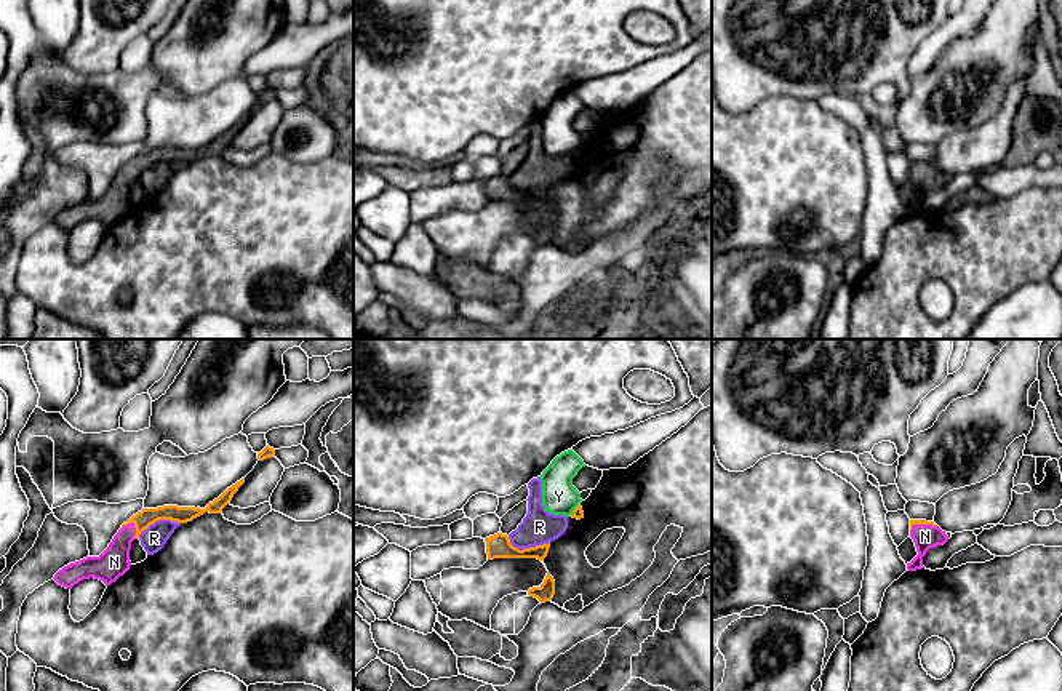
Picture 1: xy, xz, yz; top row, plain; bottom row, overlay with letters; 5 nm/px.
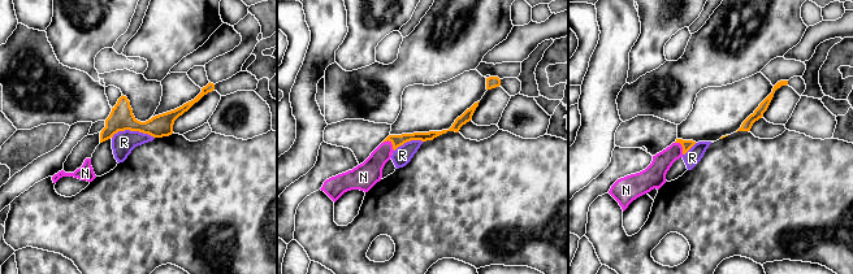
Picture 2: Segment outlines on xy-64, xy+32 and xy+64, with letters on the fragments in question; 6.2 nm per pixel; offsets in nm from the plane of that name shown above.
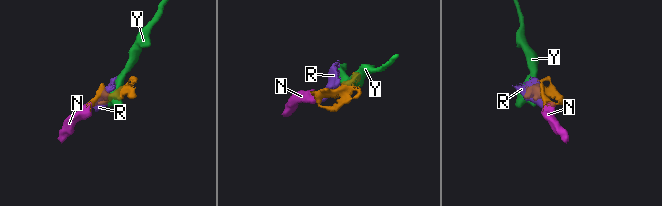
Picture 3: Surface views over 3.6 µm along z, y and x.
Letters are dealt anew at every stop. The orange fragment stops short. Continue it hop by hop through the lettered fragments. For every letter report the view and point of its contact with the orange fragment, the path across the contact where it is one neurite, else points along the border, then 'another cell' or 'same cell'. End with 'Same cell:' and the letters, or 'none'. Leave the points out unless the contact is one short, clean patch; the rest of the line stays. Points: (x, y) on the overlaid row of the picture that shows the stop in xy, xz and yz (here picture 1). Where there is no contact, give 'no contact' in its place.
N: contact xy (131, 522); way xy (146, 517), (139, 522), (131, 522), (114, 562); same cell
R: contact xz (527, 549); border xz (507, 536), (520, 549), (541, 546), (549, 541); another cell
Y: contact xz (574, 509); border xz (578, 504), (570, 514); another cell
Same cell: N

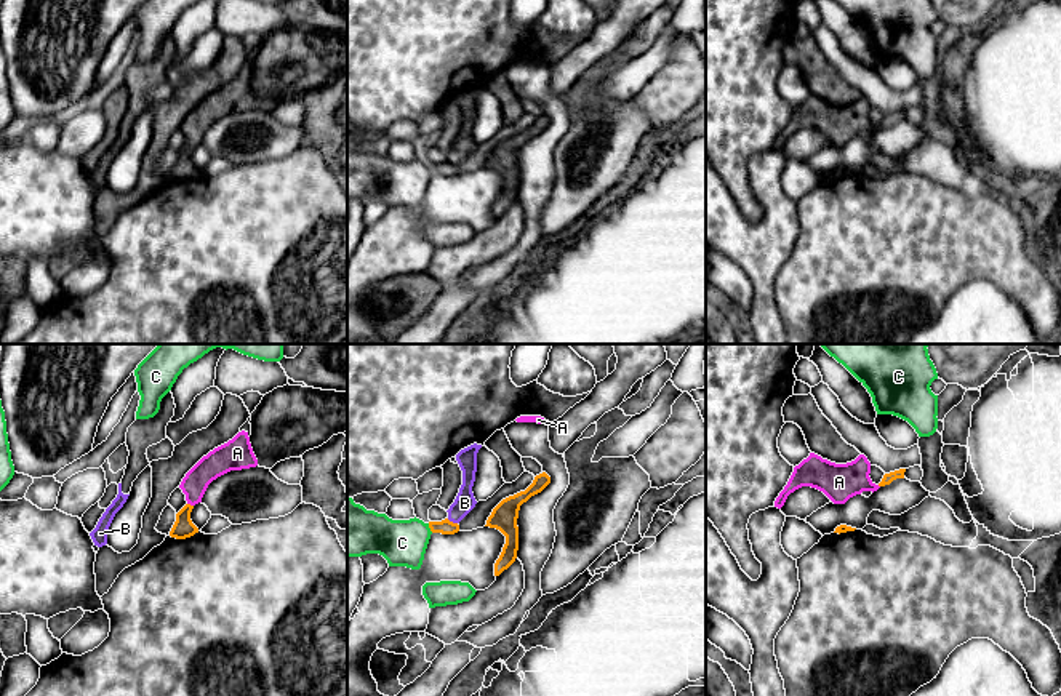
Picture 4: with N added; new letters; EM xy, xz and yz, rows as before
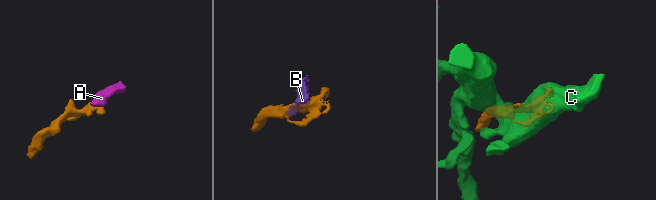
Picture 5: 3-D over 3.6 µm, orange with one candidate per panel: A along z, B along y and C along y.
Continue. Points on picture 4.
A: contact xy (189, 504); way xy (183, 527), (183, 516), (189, 504), (194, 485), (216, 463); same cell
B: contact xz (452, 522); border xz (447, 519), (456, 524); another cell
C: contact xz (429, 527); another cell
Same cell: A

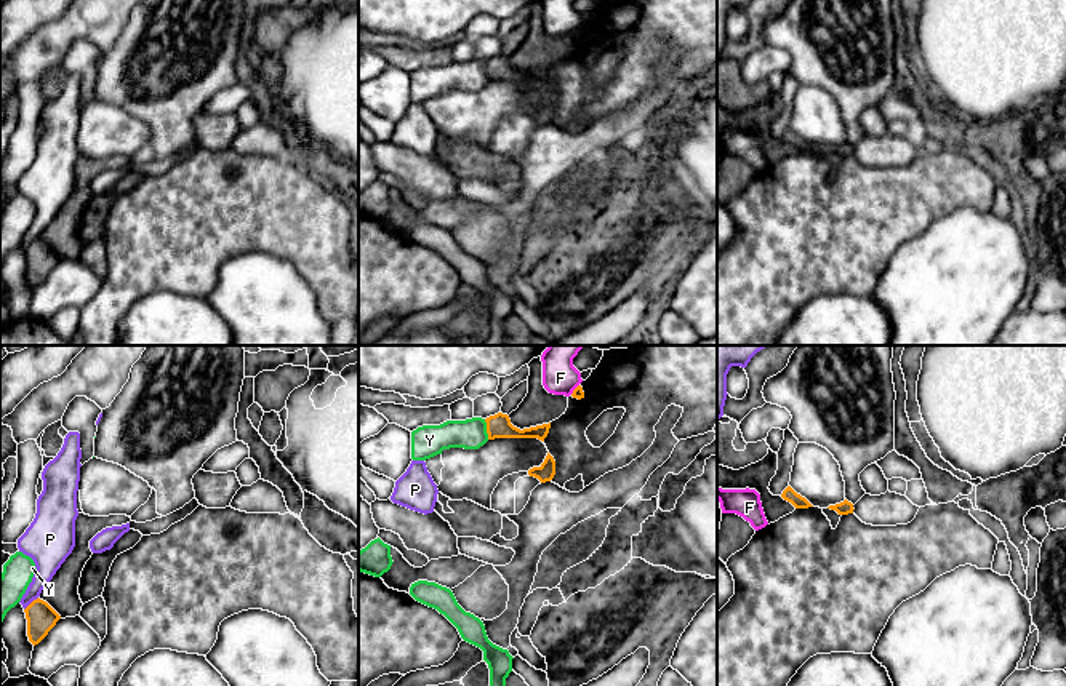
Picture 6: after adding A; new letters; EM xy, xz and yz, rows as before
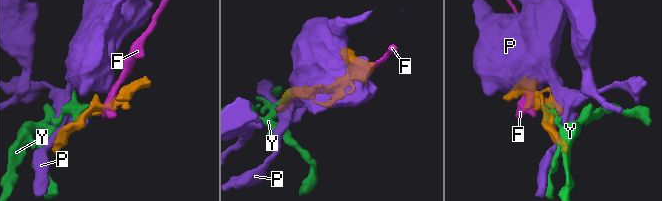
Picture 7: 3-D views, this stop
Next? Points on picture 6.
F: contact xz (575, 389); border xz (578, 384), (570, 394); another cell
P: contact xy (31, 603); another cell
Y: contact xz (487, 429); border xz (484, 419), (488, 438); another cell
Same cell: none

